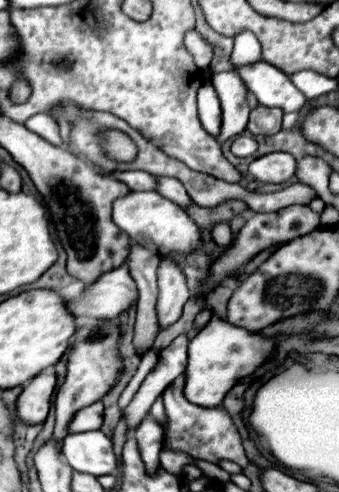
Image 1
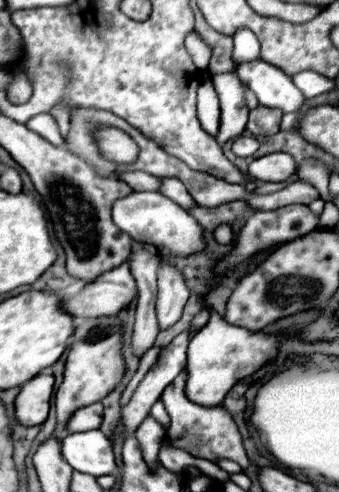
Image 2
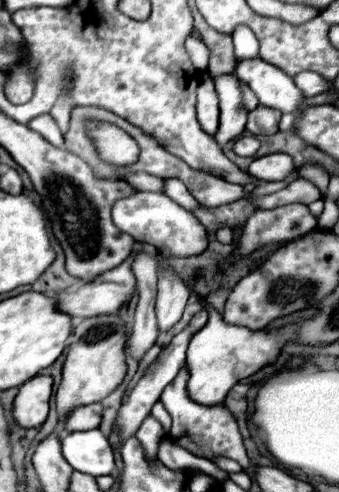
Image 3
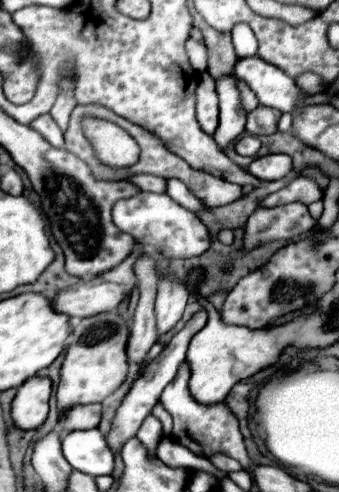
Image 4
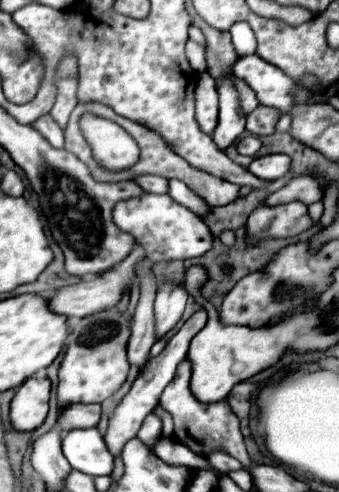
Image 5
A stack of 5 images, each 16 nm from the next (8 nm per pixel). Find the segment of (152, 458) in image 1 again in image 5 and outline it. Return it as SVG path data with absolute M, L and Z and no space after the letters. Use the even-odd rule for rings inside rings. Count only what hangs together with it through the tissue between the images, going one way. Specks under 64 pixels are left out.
M150 412L150 414L146 416L140 432L138 432L138 438L140 438L148 448L152 448L152 446L154 446L154 440L160 438L160 436L162 436L162 420L160 420L154 412Z

